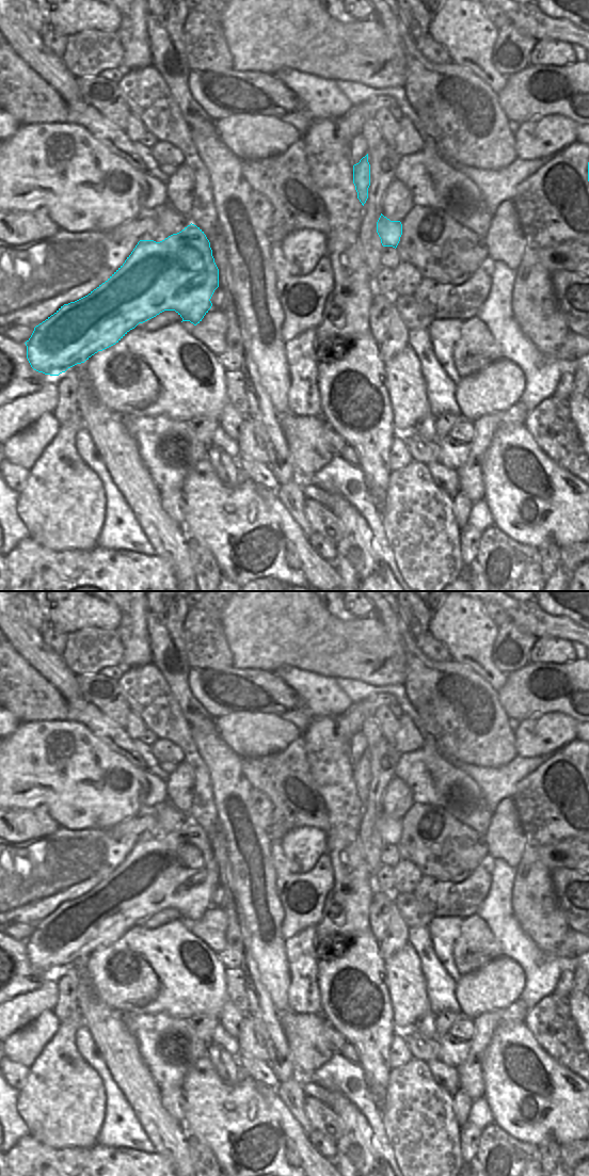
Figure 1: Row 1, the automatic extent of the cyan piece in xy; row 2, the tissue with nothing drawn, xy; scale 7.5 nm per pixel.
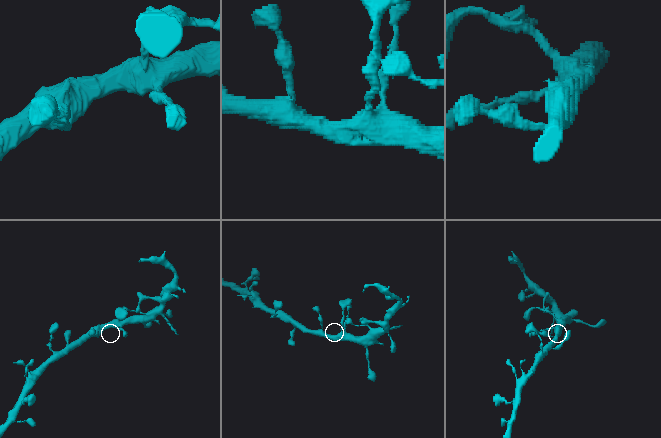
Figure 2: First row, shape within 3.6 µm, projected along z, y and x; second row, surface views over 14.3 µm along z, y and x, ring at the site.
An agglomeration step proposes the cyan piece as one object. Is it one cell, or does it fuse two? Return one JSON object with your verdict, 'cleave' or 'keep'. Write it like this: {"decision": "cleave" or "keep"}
{"decision": "keep"}

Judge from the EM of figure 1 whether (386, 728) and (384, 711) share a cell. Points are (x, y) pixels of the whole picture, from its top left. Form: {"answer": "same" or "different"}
{"answer": "same"}

